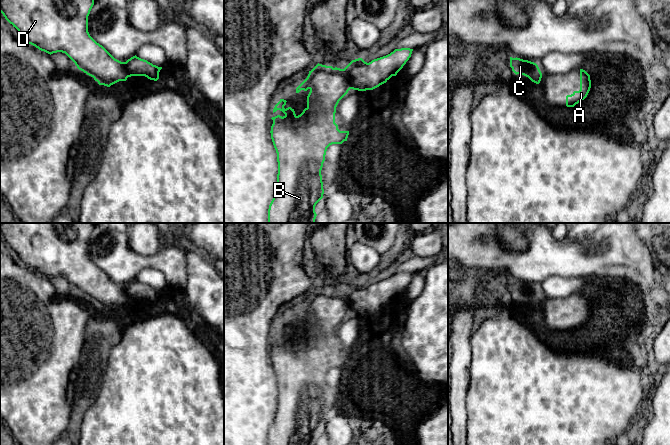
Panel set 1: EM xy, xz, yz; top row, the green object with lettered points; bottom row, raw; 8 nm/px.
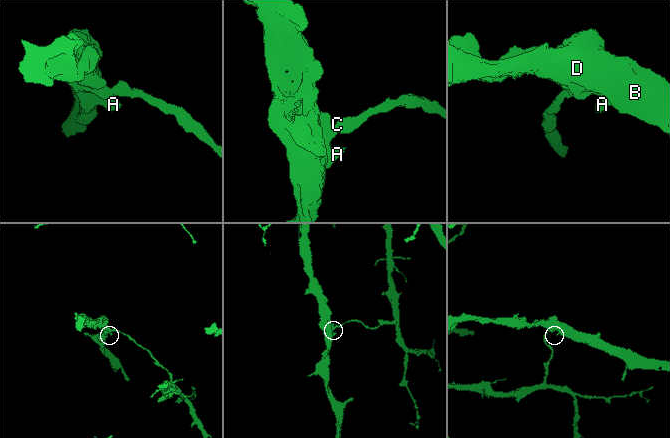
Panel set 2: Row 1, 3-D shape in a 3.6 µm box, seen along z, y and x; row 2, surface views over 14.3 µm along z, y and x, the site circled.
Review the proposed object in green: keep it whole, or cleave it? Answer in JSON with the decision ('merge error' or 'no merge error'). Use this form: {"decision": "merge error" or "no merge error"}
{"decision": "merge error"}

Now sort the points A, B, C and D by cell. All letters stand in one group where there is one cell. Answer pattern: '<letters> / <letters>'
A B D / C

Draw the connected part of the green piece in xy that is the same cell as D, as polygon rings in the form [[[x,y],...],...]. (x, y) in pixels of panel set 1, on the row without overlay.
[[[0,223],[0,236],[28,268],[50,279],[57,276],[65,277],[79,294],[93,301],[99,309],[110,311],[119,305],[126,305],[128,301],[124,286],[115,283],[88,256],[88,240],[93,229],[94,223]]]

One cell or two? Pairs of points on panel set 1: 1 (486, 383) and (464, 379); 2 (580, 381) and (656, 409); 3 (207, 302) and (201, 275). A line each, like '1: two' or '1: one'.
1: two
2: two
3: one

